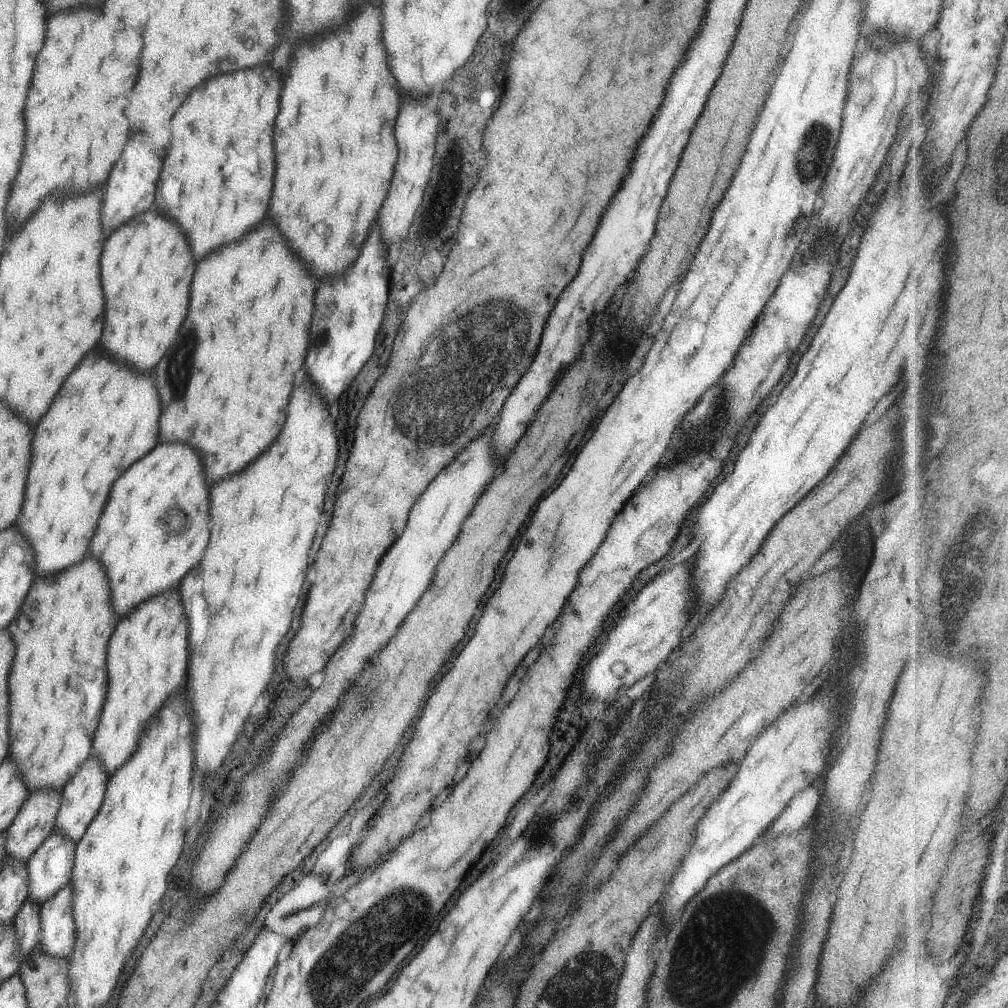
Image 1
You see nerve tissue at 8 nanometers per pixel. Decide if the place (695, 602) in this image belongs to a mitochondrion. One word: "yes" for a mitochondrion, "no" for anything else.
no

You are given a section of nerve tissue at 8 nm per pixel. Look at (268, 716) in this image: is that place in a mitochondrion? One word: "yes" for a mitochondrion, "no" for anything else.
no

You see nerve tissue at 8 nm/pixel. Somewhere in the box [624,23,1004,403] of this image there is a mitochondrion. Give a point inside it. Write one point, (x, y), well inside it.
(812, 151)

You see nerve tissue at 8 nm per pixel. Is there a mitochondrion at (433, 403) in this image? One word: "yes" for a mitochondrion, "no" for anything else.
yes

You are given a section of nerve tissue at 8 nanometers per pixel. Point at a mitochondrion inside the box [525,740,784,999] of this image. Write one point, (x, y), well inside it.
(705, 930)

